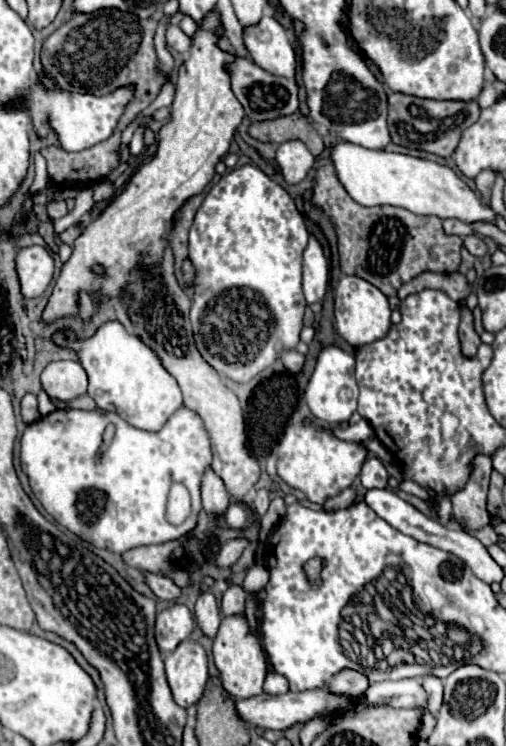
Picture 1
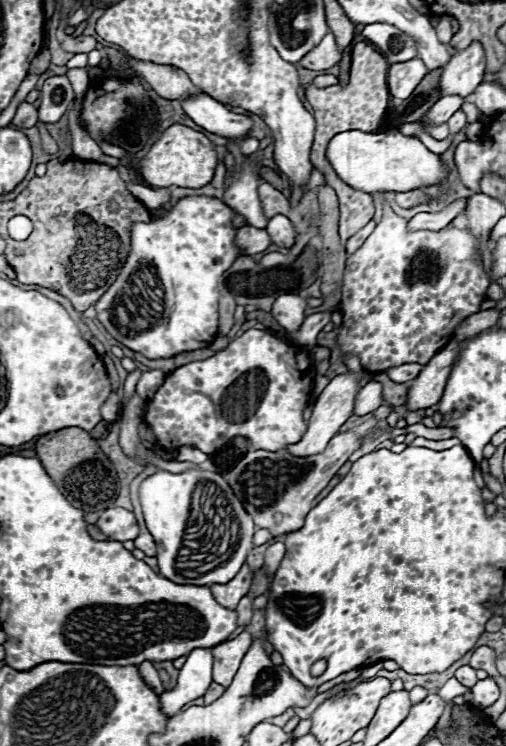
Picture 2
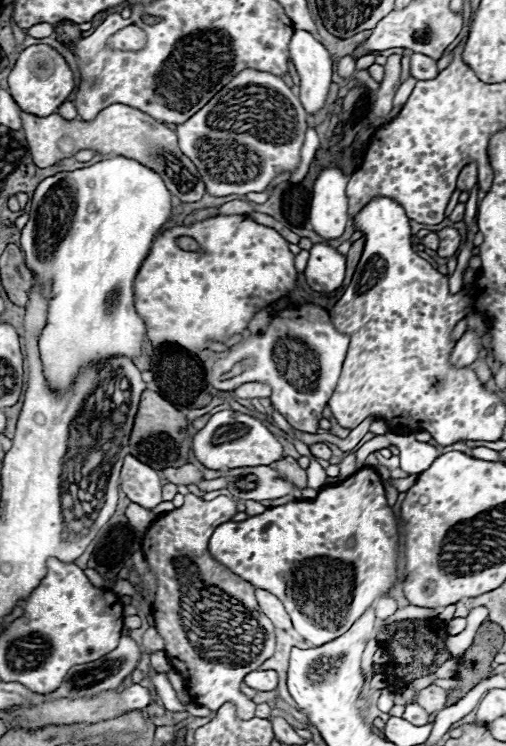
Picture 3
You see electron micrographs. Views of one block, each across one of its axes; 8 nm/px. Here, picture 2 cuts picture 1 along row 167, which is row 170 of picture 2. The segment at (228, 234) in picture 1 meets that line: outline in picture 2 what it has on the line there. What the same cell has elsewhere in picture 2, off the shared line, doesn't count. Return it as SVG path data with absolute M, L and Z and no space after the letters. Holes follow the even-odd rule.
M248 158L242 162L242 168L234 172L234 176L228 180L228 188L224 190L226 204L232 206L236 214L242 214L246 218L246 224L254 228L266 228L268 224L268 218L262 214L258 200L258 186L262 182L264 180L258 176L254 160Z

